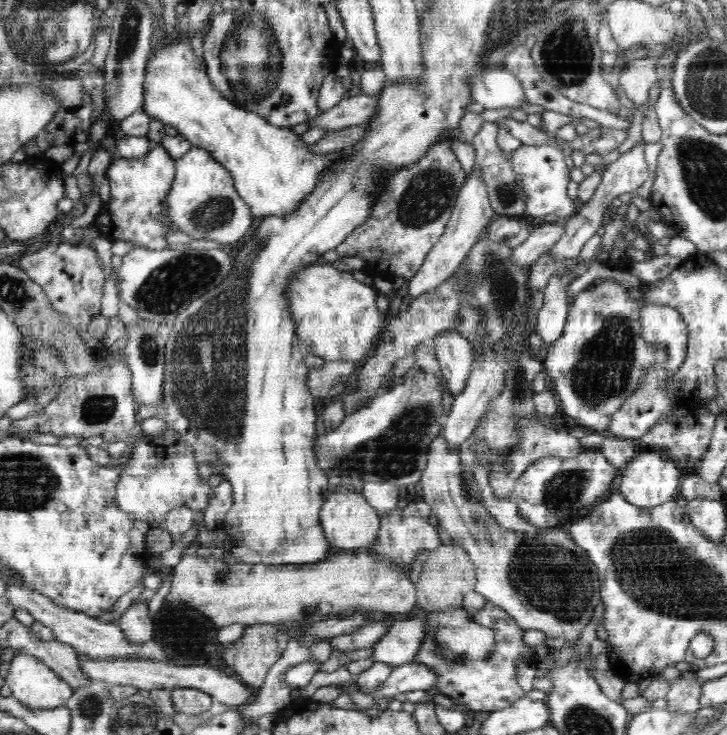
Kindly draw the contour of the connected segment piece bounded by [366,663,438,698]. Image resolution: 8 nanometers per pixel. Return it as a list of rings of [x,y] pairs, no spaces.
[[[406,663],[400,666],[394,667],[394,670],[388,675],[388,678],[380,685],[374,692],[366,692],[366,694],[371,694],[373,698],[378,697],[392,697],[401,692],[410,691],[432,691],[434,684],[438,680],[438,675],[436,671],[432,668],[426,667],[422,663]]]

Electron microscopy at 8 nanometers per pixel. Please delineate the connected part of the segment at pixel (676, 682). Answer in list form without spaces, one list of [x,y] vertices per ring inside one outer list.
[[[687,672],[672,680],[670,690],[666,694],[666,709],[672,713],[696,713],[699,710],[699,698],[702,685],[705,683],[698,679],[695,672]]]

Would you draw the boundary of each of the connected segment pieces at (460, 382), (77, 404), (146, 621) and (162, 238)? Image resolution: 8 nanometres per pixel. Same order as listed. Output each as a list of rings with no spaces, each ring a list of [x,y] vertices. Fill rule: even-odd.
[[[457,331],[444,332],[434,338],[436,359],[445,384],[454,399],[466,388],[476,360],[472,343]]]
[[[122,352],[114,356],[111,366],[101,367],[98,372],[86,376],[70,376],[63,383],[55,400],[39,412],[12,420],[12,424],[22,431],[54,434],[57,437],[73,434],[85,439],[102,436],[108,442],[126,441],[136,424],[137,404],[133,396],[130,367],[123,361]]]
[[[136,600],[136,603],[130,605],[116,620],[128,642],[144,644],[144,642],[152,640],[153,619],[150,616],[148,605],[148,603],[139,603]]]
[[[157,144],[148,154],[137,159],[114,157],[106,175],[109,178],[110,198],[94,220],[99,234],[112,243],[124,240],[152,250],[168,249],[166,234],[174,232],[174,229],[166,227],[164,221],[158,218],[164,212],[164,198],[174,182],[175,159]]]

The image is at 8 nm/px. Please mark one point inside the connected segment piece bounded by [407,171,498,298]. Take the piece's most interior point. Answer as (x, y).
(472, 214)

